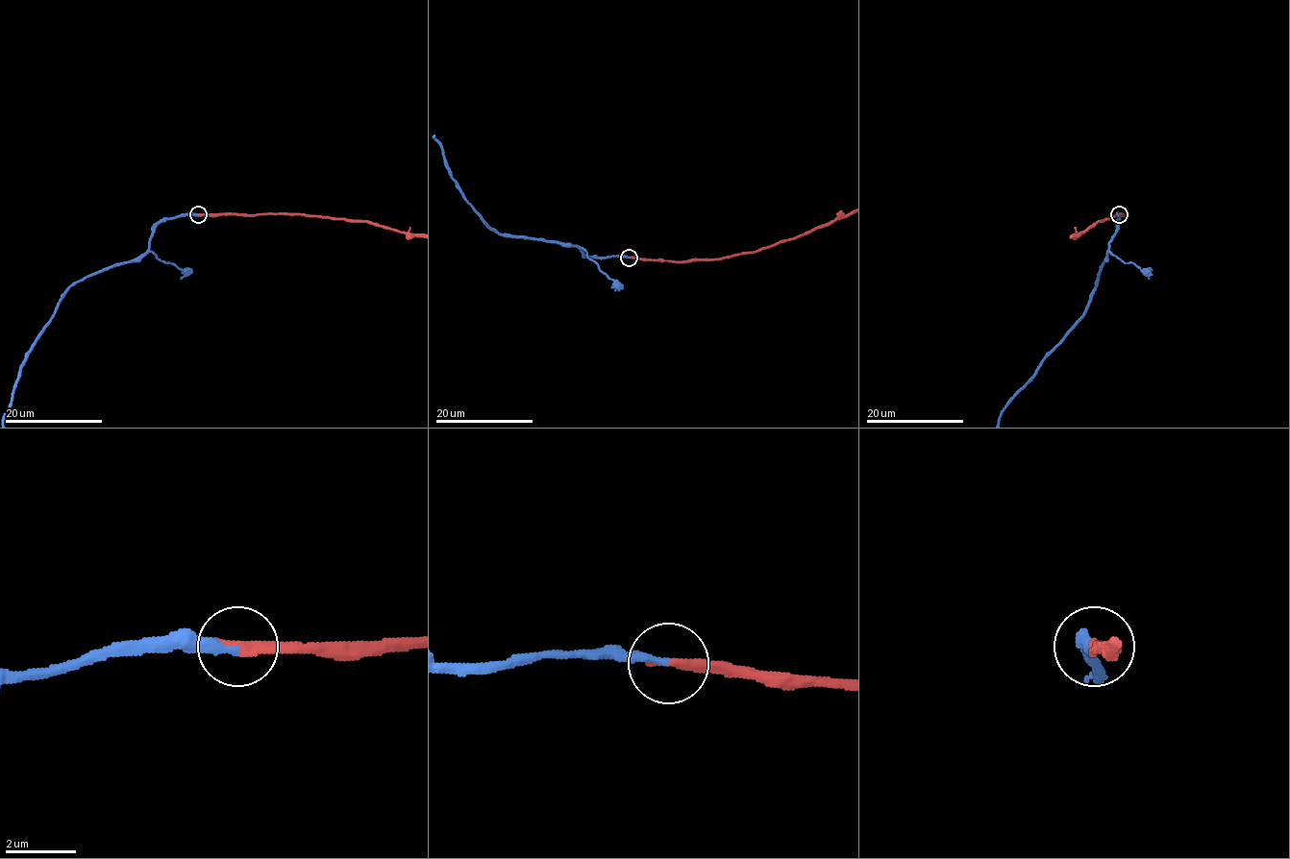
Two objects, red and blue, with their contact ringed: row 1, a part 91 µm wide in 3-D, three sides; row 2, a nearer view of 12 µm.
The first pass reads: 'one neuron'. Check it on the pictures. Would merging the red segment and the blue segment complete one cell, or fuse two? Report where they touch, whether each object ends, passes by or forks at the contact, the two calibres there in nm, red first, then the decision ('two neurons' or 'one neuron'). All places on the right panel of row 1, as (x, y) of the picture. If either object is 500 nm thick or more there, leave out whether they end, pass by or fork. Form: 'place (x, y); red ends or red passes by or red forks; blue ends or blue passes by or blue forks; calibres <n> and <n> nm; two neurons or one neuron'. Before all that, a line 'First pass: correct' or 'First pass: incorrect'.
First pass: correct
place (1119, 214); red ends; blue ends; calibres 300 and 240 nm; one neuron

